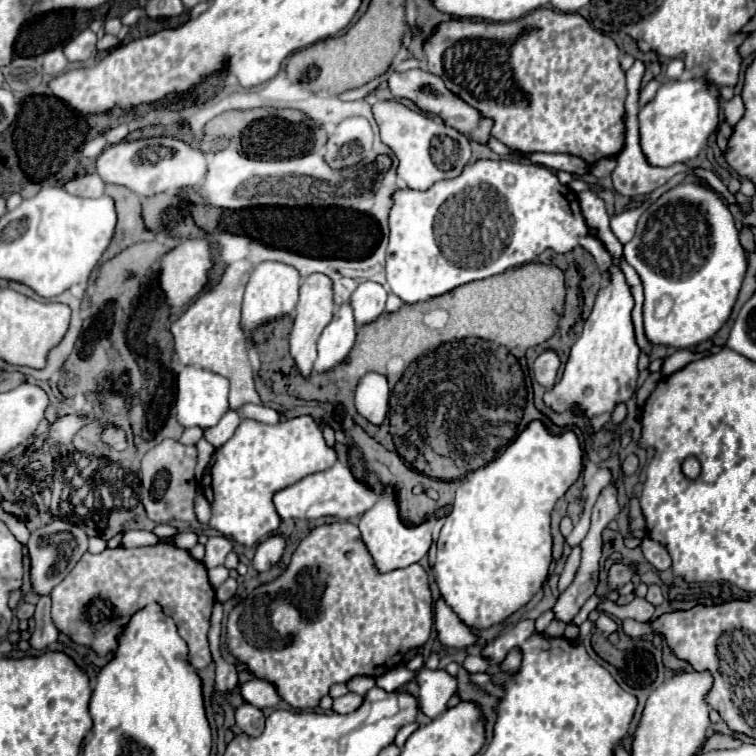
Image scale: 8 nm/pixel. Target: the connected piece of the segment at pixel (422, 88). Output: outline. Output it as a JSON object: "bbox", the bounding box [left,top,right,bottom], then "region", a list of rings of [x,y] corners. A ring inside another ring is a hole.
{"bbox":[389,69,493,145],"region":[[[409,69],[405,73],[393,73],[389,77],[389,89],[393,93],[393,97],[397,99],[409,99],[413,101],[423,113],[431,113],[443,119],[443,123],[447,127],[453,127],[457,131],[461,131],[463,135],[471,137],[473,141],[487,145],[491,139],[491,129],[493,129],[493,121],[485,119],[475,107],[469,107],[469,103],[465,103],[459,95],[453,95],[445,83],[441,83],[441,79],[437,79],[437,75],[425,71],[425,69]]]}

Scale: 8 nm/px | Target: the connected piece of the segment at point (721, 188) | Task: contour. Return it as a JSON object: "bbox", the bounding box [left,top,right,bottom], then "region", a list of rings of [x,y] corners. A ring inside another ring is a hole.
{"bbox":[695,169,739,207],"region":[[[695,169],[695,175],[697,175],[697,177],[701,177],[701,179],[703,179],[703,181],[705,181],[705,183],[711,187],[711,189],[715,189],[717,193],[721,193],[721,195],[723,195],[723,197],[725,197],[725,199],[731,203],[731,205],[739,207],[735,197],[733,197],[733,195],[727,191],[727,187],[721,183],[721,179],[719,179],[719,177],[717,177],[713,171]]]}

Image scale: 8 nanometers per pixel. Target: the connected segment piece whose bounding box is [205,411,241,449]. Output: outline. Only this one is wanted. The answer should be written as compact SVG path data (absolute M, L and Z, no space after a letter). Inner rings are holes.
M227 411L215 427L205 431L205 439L217 449L217 447L221 447L223 443L227 443L233 437L233 433L239 427L239 423L241 423L239 413L237 411Z

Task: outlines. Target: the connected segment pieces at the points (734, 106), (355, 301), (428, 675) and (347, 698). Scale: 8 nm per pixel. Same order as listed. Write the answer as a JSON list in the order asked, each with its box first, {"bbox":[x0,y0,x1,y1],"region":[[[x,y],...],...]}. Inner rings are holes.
[{"bbox":[719,95,745,128],"region":[[[735,95],[730,100],[725,100],[723,97],[719,98],[720,107],[722,108],[724,118],[733,128],[737,122],[742,118],[745,108],[740,95]]]},{"bbox":[349,281,387,327],"region":[[[373,281],[361,283],[349,301],[349,305],[353,307],[355,325],[361,327],[365,323],[375,321],[385,309],[385,299],[387,299],[387,291],[379,283]]]},{"bbox":[415,669,457,719],"region":[[[421,669],[415,673],[415,681],[419,685],[419,707],[421,711],[435,719],[447,709],[447,701],[453,697],[457,689],[455,677],[441,669]]]},{"bbox":[333,693,363,713],"region":[[[347,693],[333,701],[333,711],[335,713],[353,713],[357,707],[361,707],[361,703],[363,703],[363,695]]]}]

